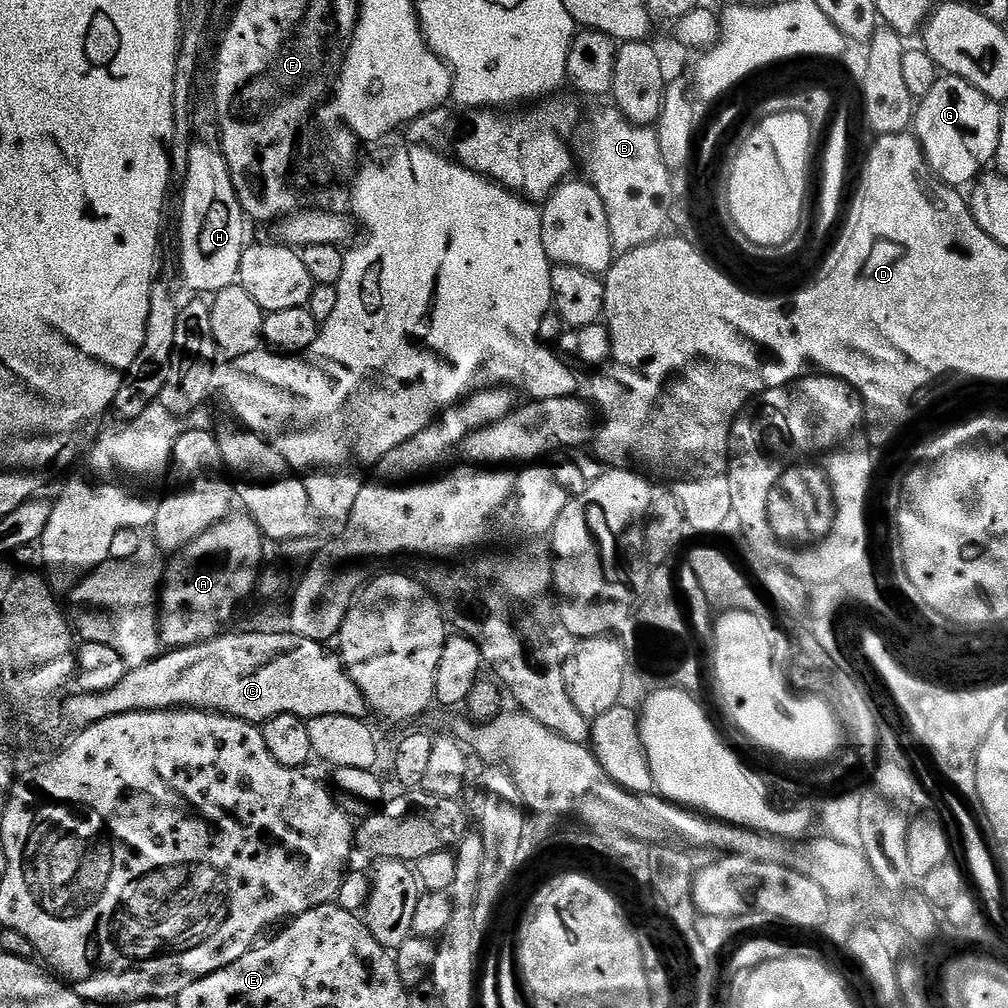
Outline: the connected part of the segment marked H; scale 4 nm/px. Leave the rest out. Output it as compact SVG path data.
M211 111L195 113L194 136L189 146L189 169L182 179L184 201L180 204L180 276L192 291L189 293L215 294L237 283L246 247L246 217L224 152L220 149L220 128Z

